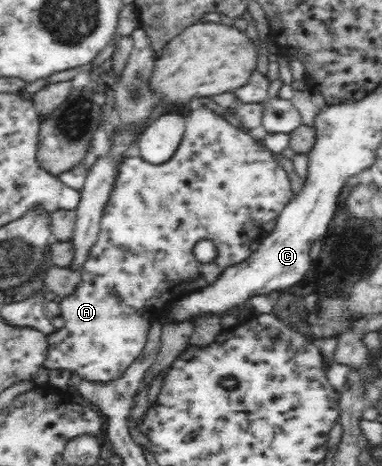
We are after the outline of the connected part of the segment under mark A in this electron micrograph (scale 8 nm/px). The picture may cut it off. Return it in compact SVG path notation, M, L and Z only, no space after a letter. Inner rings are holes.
M203 106L197 110L190 109L186 117L186 129L184 130L183 138L178 144L175 152L162 163L151 163L147 159L139 156L125 157L123 162L119 164L119 174L115 180L115 188L111 192L111 197L103 209L100 218L100 229L98 230L97 238L94 240L86 259L80 266L79 274L81 278L77 286L73 289L71 294L64 296L63 300L59 302L61 306L61 316L65 320L64 327L60 328L51 334L47 335L49 341L49 354L43 368L49 370L54 368L65 368L69 372L75 372L84 380L93 382L109 382L117 380L121 374L125 374L126 368L133 362L133 359L143 350L144 344L147 342L147 334L151 324L159 316L169 303L177 300L181 295L189 294L201 287L212 283L217 275L226 267L233 263L244 261L250 255L251 242L259 236L263 236L263 224L271 222L273 218L277 218L280 212L293 200L293 191L291 191L291 180L287 170L283 168L281 160L277 153L274 153L263 142L263 136L260 132L252 130L237 128L233 126L227 116L221 116L213 112L211 108ZM209 239L217 246L219 256L215 262L211 264L203 264L197 262L193 256L193 246L197 244L198 240Z

